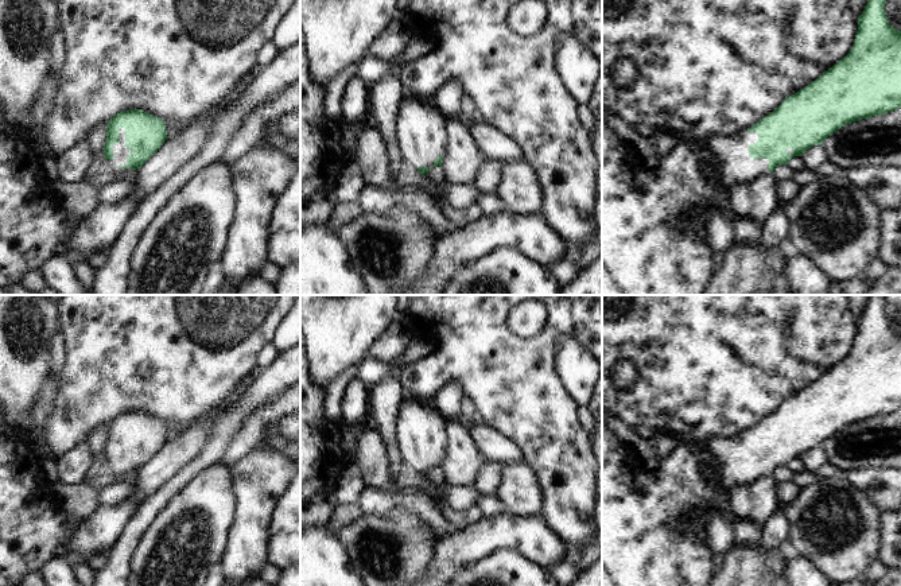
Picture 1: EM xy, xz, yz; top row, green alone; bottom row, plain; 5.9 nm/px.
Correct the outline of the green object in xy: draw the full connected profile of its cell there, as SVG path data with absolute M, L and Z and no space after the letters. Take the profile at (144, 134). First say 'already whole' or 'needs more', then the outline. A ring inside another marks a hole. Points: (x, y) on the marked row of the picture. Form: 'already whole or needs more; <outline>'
needs more; M140 109L114 115L106 127L104 158L112 176L140 170L168 139L164 121Z

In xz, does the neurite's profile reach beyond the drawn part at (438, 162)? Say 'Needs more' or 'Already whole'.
Needs more.

